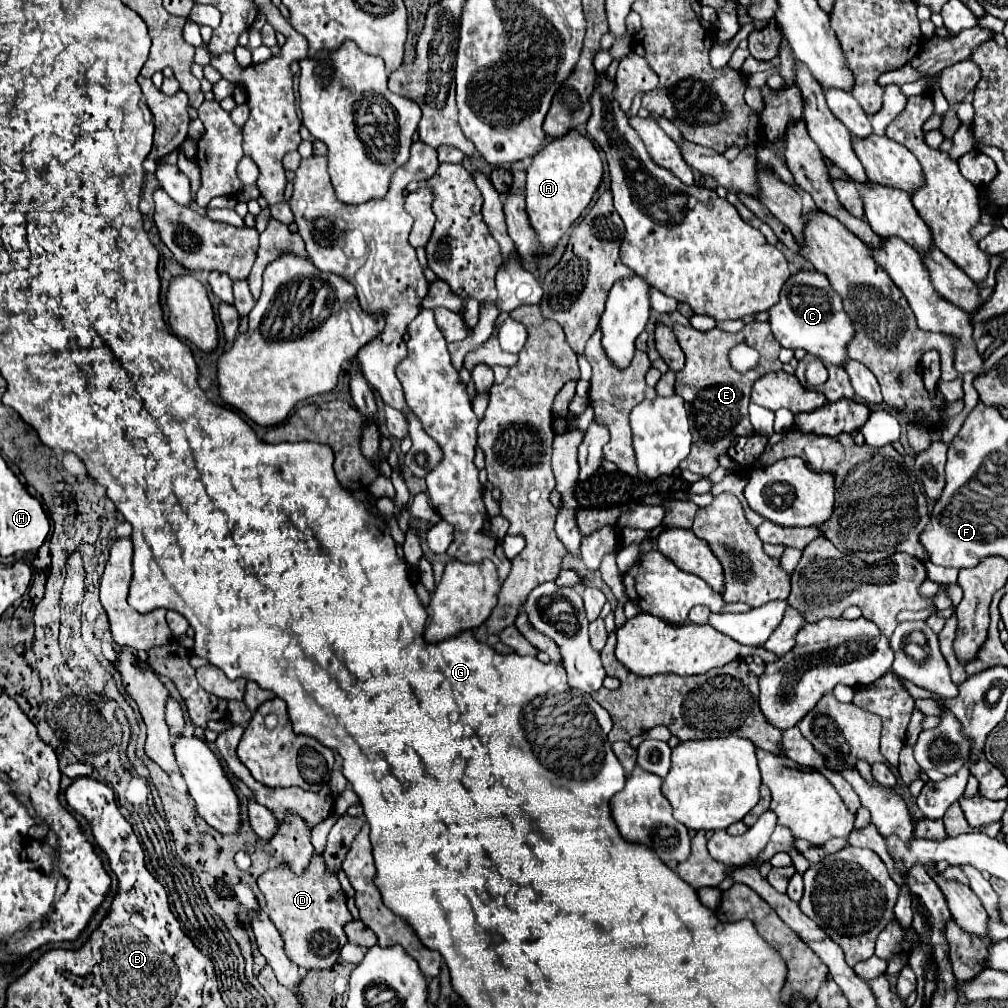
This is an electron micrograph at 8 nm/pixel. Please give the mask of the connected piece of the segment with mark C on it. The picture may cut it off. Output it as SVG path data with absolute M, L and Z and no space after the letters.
M799 270L789 276L781 288L781 300L769 310L769 324L773 336L783 348L803 348L823 362L839 366L843 366L843 358L847 358L845 346L851 334L855 334L851 320L841 306L841 298L835 294L835 290L831 290L827 278L817 270Z

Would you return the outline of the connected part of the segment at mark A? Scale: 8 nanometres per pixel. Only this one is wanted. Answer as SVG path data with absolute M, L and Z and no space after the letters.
M577 130L565 134L559 140L549 142L535 156L527 168L527 216L529 224L537 234L541 252L549 256L557 246L559 238L571 228L581 212L591 202L603 176L603 162L593 142L581 136Z

